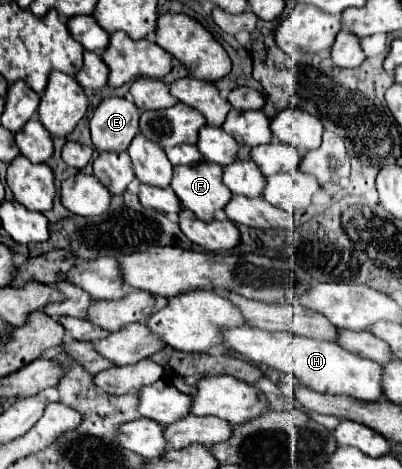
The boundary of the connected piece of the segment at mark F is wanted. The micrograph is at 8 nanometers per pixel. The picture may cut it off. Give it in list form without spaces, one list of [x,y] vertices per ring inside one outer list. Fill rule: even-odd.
[[[201,161],[173,169],[171,189],[181,199],[181,205],[195,213],[201,221],[211,221],[229,199],[231,191],[221,181],[223,167],[217,163]]]

